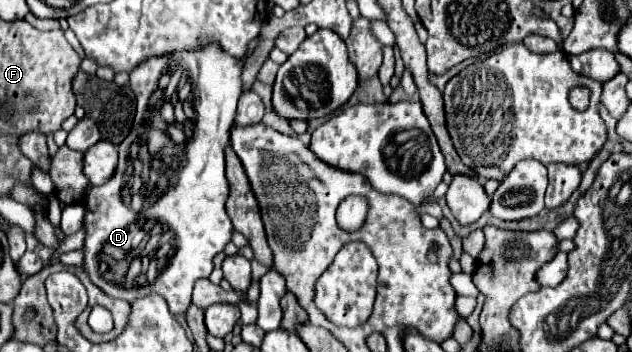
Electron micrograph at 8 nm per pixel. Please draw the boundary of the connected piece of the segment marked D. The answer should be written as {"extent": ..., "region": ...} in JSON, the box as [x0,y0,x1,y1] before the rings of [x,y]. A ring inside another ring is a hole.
{"extent":[85,44,243,314],"region":[[[211,44],[211,46],[207,46],[199,52],[195,50],[195,52],[169,54],[169,56],[161,56],[161,58],[149,58],[147,62],[143,62],[141,66],[137,66],[131,72],[131,90],[135,92],[135,100],[137,100],[137,114],[135,114],[135,120],[133,120],[133,128],[117,148],[119,150],[119,164],[117,164],[115,174],[111,176],[111,180],[107,184],[93,186],[87,194],[87,200],[85,200],[85,228],[87,228],[85,270],[91,276],[91,280],[105,294],[131,302],[131,300],[137,300],[139,296],[155,292],[155,294],[163,296],[167,300],[167,306],[169,306],[171,314],[181,314],[181,312],[187,312],[187,308],[191,306],[193,284],[199,278],[209,278],[209,274],[213,270],[213,256],[223,250],[223,246],[231,240],[231,232],[233,232],[231,220],[225,214],[225,202],[227,202],[227,194],[229,194],[229,184],[227,184],[227,178],[225,178],[225,148],[229,146],[229,132],[231,132],[231,126],[233,126],[237,100],[241,96],[241,78],[239,78],[241,68],[243,68],[243,64],[237,58],[225,54],[221,48]],[[163,104],[175,106],[175,120],[173,122],[165,122],[163,118],[159,118],[159,108]]]}

